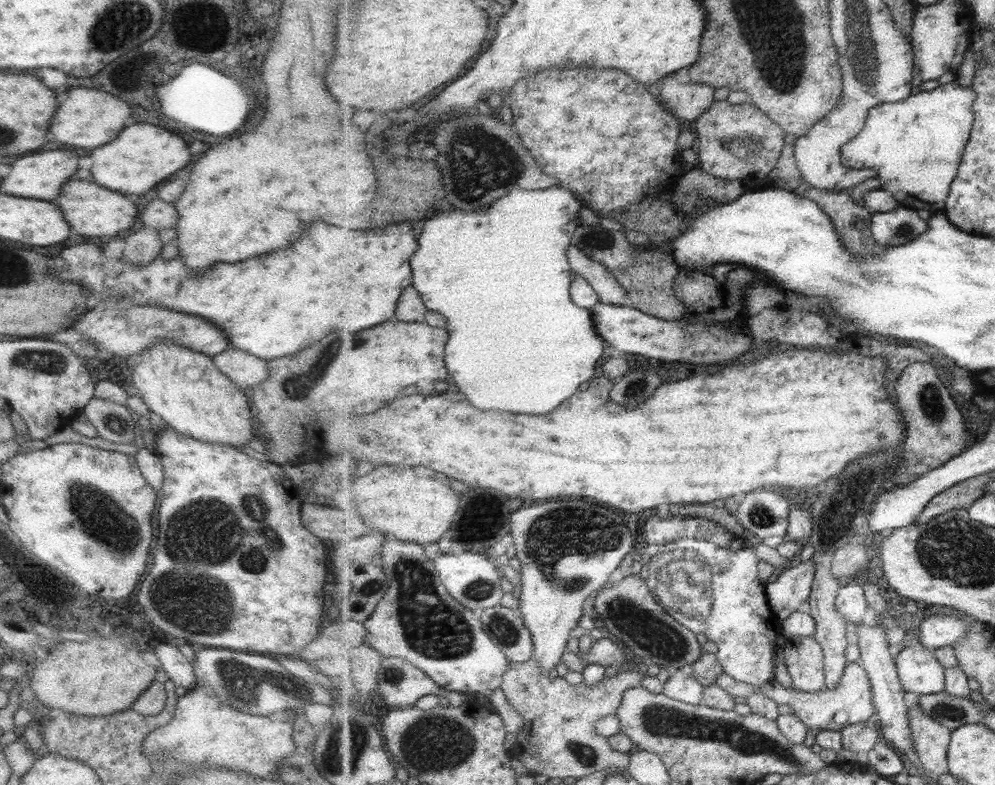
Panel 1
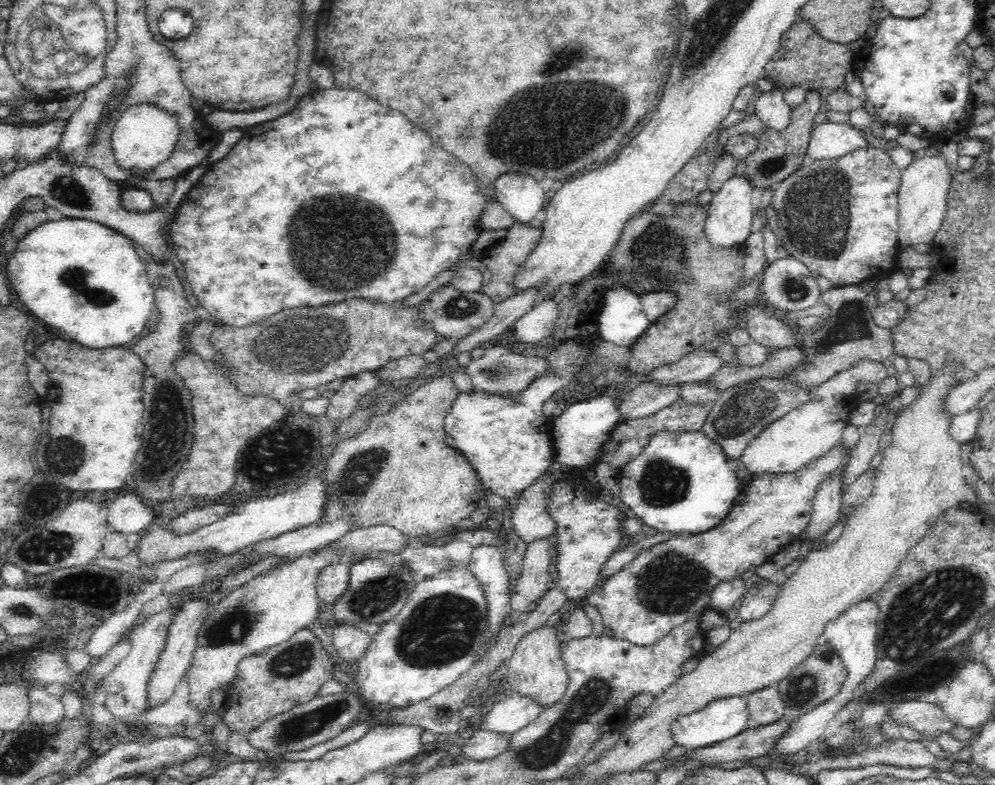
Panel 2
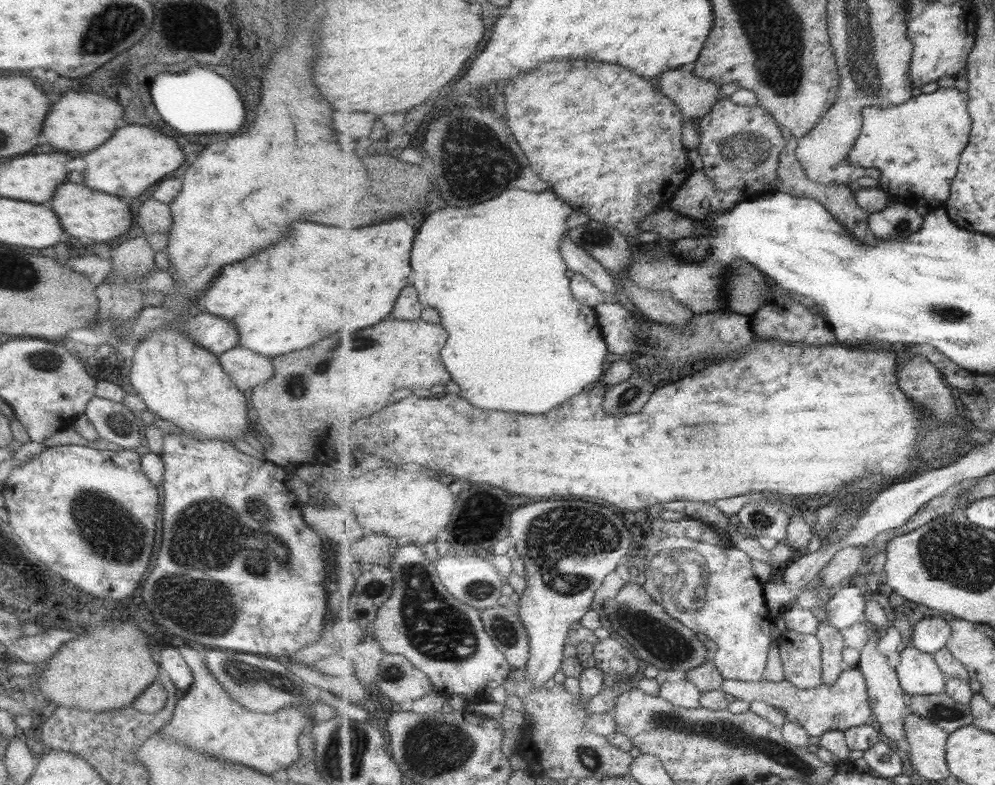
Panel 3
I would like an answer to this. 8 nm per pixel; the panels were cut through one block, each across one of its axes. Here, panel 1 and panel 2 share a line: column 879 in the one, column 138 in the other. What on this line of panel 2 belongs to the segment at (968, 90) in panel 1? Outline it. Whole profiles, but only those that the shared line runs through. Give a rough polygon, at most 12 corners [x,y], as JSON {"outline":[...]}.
{"outline":[[134,105],[117,119],[118,166],[142,179],[171,156],[174,116]]}

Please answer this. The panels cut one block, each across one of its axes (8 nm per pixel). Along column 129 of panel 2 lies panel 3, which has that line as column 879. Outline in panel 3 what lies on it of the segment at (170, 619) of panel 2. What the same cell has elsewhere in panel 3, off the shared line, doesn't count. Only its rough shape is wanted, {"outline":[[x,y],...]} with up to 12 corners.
{"outline":[[869,629],[859,669],[881,731],[908,740],[905,690],[887,656],[883,631]]}

